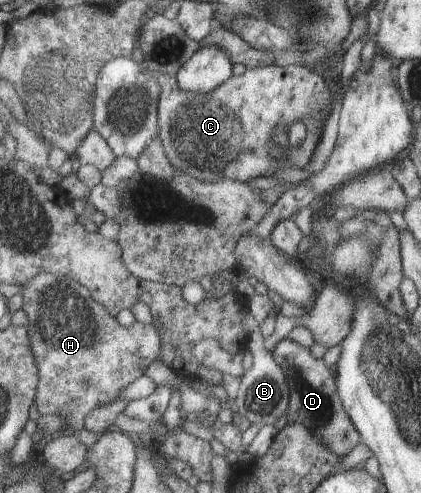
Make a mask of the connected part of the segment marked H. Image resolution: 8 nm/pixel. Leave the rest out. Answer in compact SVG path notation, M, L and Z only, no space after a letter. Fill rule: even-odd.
M42 272L32 280L28 280L21 287L23 297L23 311L27 314L28 330L32 353L35 355L36 365L39 367L39 387L36 389L37 410L43 416L48 414L64 414L68 425L75 433L84 429L85 418L90 411L113 402L118 394L133 381L141 378L147 369L160 356L160 335L155 327L135 321L128 329L135 331L135 341L129 347L113 349L113 331L107 329L126 329L121 327L115 317L111 317L108 310L99 302L92 299L92 294L83 282L73 280L68 276L55 277L52 272Z

